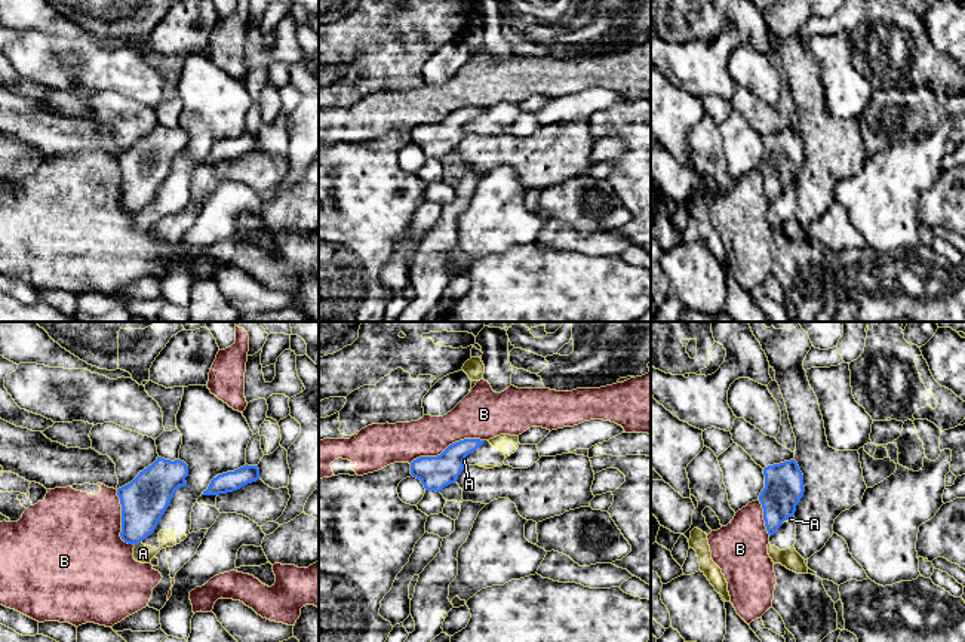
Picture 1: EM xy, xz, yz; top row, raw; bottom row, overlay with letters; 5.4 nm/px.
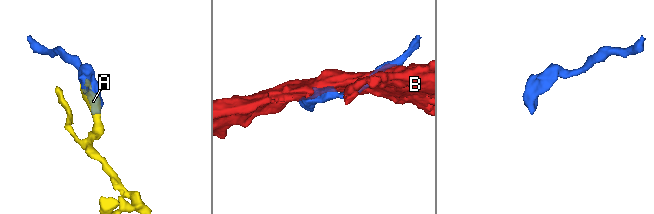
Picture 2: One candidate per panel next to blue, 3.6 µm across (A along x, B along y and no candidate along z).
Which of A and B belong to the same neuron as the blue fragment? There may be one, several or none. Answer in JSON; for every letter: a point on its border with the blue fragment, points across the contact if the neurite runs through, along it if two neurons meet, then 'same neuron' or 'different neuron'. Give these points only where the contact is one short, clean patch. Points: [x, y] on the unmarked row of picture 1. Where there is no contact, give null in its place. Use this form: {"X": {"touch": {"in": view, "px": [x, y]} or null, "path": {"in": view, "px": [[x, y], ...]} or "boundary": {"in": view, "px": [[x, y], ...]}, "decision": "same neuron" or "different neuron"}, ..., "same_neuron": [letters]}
{"A": {"touch": {"in": "xy", "px": [138, 209]}, "decision": "different neuron"}, "B": {"touch": {"in": "xz", "px": [448, 114]}, "decision": "different neuron"}, "same_neuron": []}

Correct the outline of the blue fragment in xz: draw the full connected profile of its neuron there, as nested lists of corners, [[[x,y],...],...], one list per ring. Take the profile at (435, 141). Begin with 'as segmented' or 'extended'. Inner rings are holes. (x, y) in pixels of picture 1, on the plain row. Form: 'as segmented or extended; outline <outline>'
as segmented; outline [[[464,107],[449,113],[437,125],[420,125],[411,130],[411,142],[421,148],[425,159],[440,160],[455,151],[464,138],[464,128],[483,113],[480,107]]]

